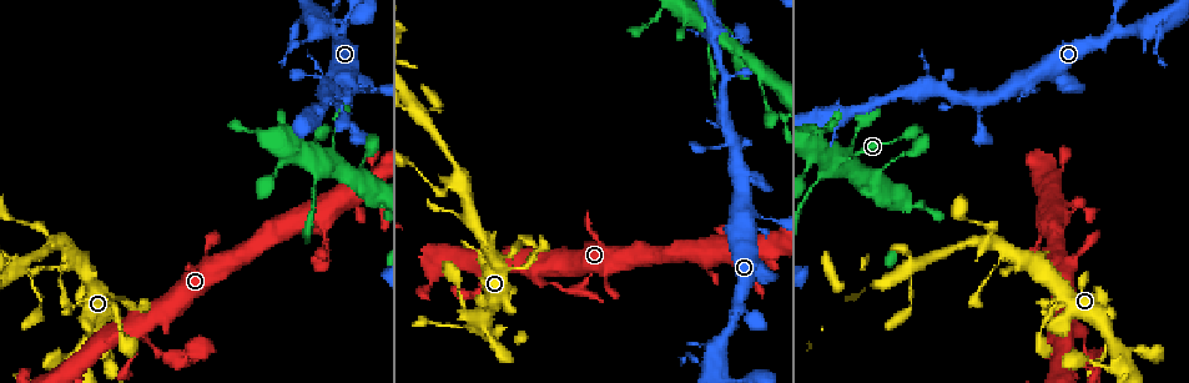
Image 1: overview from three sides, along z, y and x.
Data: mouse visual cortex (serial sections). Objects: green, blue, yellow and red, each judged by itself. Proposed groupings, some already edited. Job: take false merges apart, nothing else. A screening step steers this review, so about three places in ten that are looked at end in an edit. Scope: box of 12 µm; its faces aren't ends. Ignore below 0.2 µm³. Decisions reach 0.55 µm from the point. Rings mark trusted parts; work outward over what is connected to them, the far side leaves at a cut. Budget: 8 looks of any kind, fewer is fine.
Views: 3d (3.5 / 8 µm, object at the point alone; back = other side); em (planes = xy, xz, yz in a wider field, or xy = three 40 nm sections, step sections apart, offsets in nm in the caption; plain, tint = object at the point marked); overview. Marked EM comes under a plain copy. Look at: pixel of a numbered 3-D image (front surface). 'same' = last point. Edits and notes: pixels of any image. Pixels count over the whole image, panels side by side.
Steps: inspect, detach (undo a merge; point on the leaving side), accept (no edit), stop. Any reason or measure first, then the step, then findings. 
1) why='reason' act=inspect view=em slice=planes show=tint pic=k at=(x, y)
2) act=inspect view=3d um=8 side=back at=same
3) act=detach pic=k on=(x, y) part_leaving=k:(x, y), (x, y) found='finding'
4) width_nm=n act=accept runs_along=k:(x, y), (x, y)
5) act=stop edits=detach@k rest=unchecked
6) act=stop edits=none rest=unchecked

why='three-way junction' act=inspect view=3d um=3.5 pic=1 at=(63, 240)

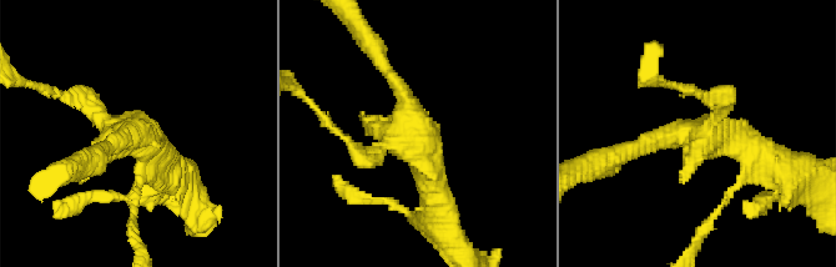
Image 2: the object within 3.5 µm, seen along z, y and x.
act=inspect view=em slice=xy step=2 show=tint pic=2 at=(712, 130)

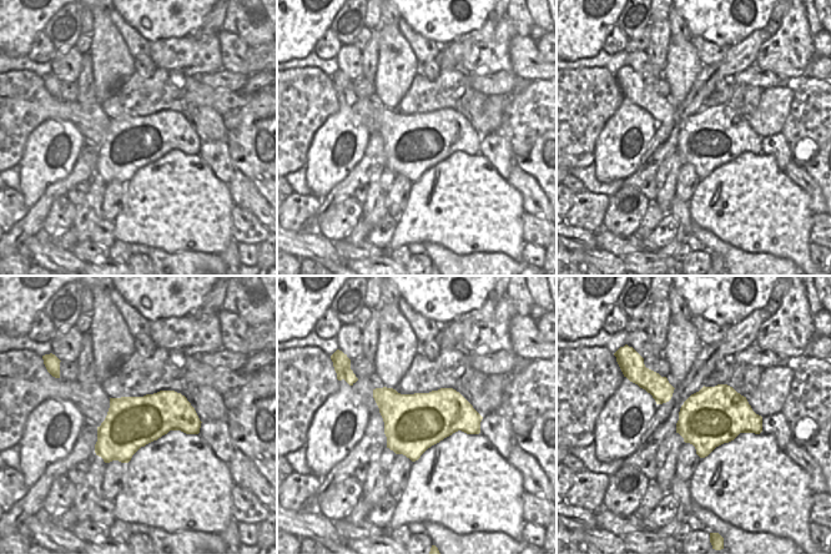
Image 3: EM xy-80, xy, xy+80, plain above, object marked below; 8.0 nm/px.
why='another direction' act=inspect view=em slice=xy step=5 show=tint at=same

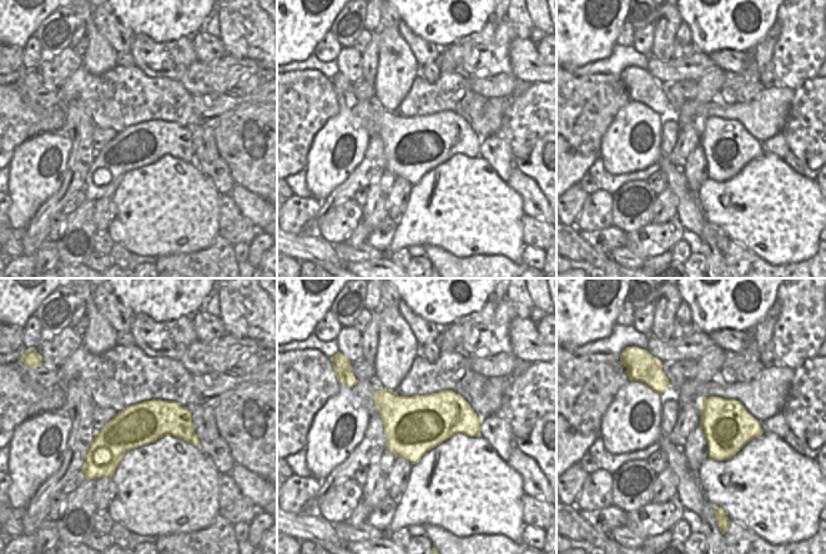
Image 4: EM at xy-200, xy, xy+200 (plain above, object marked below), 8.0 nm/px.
act=accept runs_along=2:(437, 208), (387, 71) found='continuous, no second cell'

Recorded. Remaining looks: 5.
act=inspect view=3d um=3.5 pic=1 at=(415, 111)

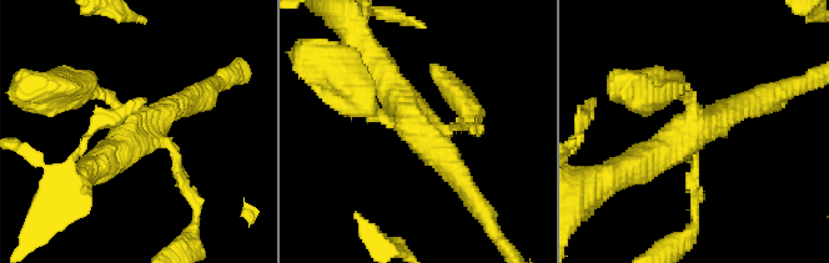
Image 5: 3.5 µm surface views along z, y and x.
why='now the EM' act=inspect view=em slice=xy step=1 show=tint pic=5 at=(134, 127)

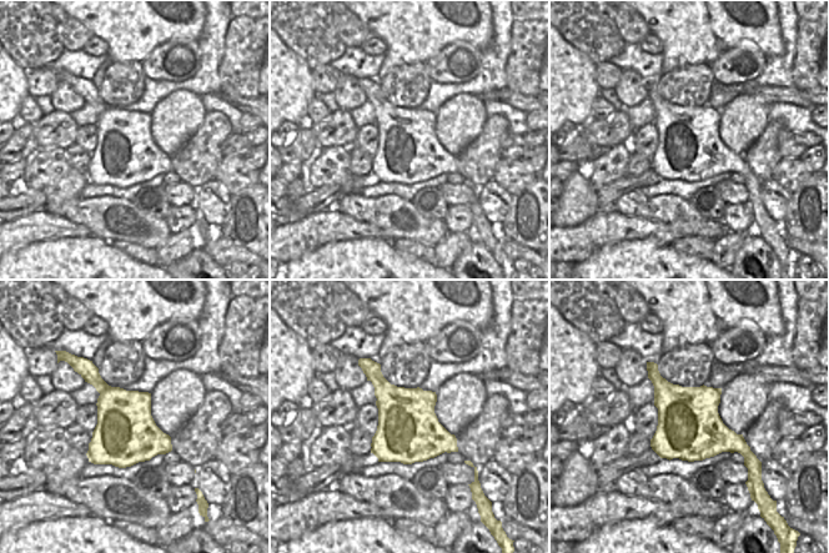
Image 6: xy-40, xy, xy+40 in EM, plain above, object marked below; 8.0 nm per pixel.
act=inspect view=em slice=xy step=3 show=tint at=same

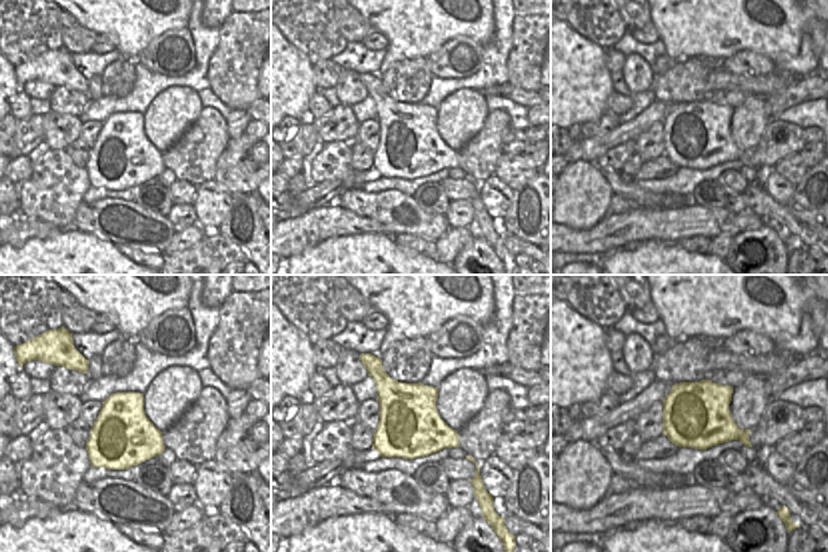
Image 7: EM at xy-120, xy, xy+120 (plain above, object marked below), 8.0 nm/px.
width_nm=500 act=accept runs_along=5:(463, 183), (375, 69) found='continuous, no second cell'

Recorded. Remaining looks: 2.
why='three-way junction' act=inspect view=3d um=3.5 pic=1 at=(1111, 36)

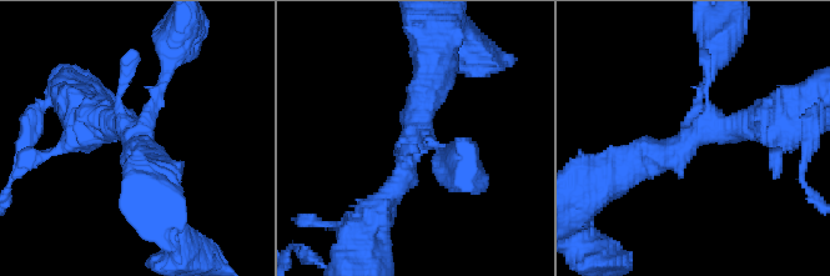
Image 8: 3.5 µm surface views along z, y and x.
why='shape alone is not enough' act=inspect view=em slice=xy step=2 show=tint pic=8 at=(133, 134)

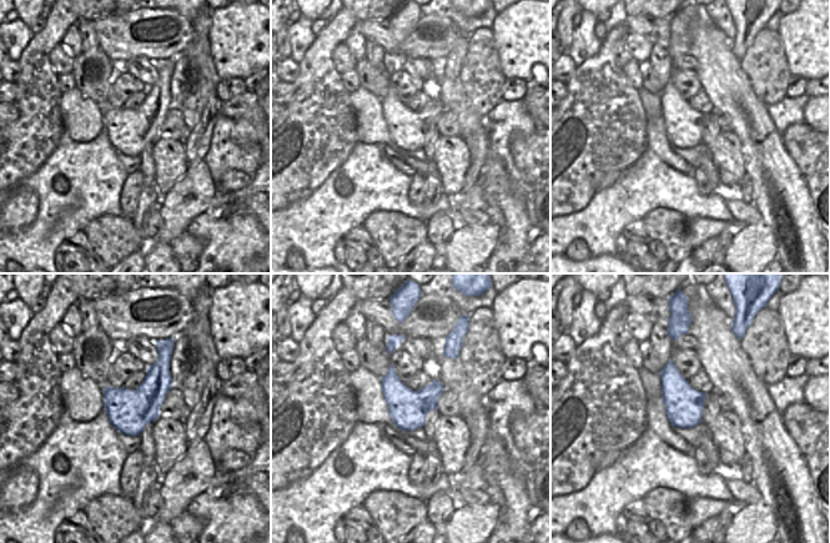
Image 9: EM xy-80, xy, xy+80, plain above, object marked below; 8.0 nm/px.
act=accept runs_along=8:(431, 71), (405, 177), (381, 210) found='all the same cell'

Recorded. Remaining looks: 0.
act=stop edits=none rest=unchecked

